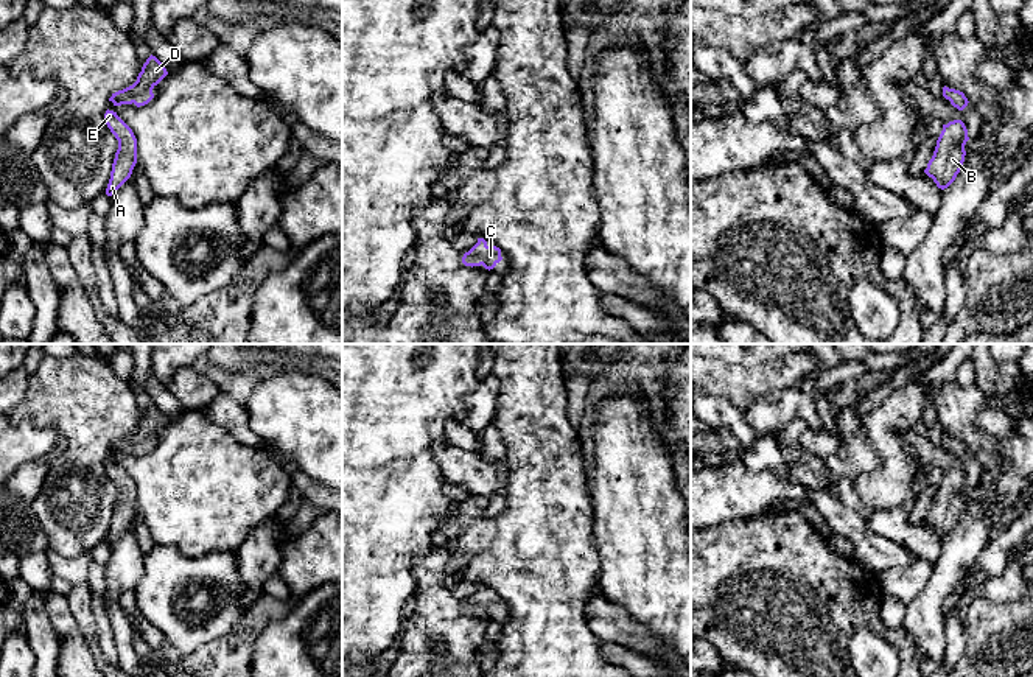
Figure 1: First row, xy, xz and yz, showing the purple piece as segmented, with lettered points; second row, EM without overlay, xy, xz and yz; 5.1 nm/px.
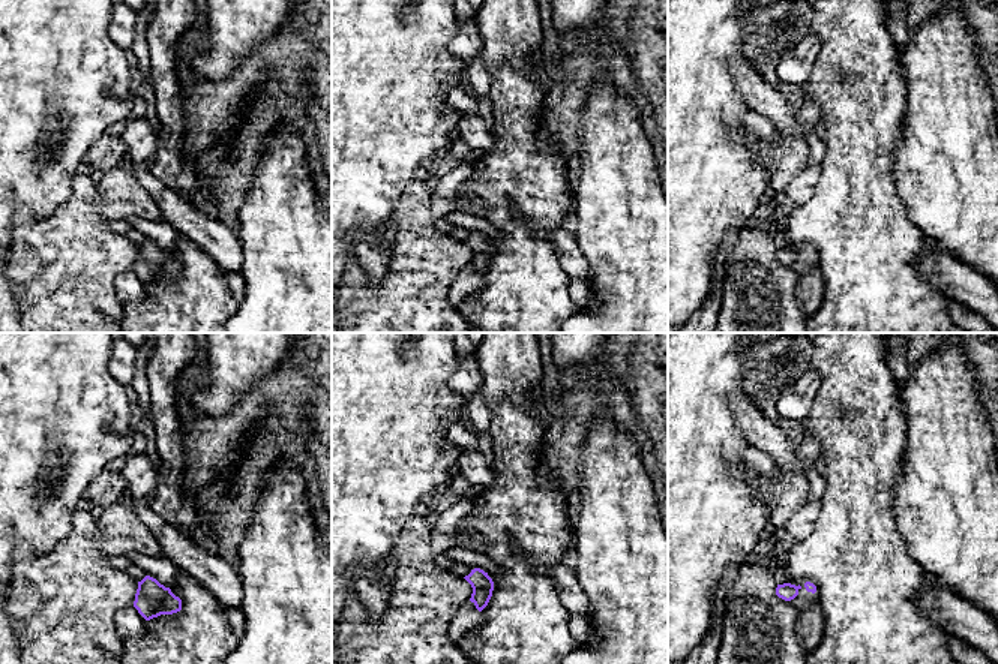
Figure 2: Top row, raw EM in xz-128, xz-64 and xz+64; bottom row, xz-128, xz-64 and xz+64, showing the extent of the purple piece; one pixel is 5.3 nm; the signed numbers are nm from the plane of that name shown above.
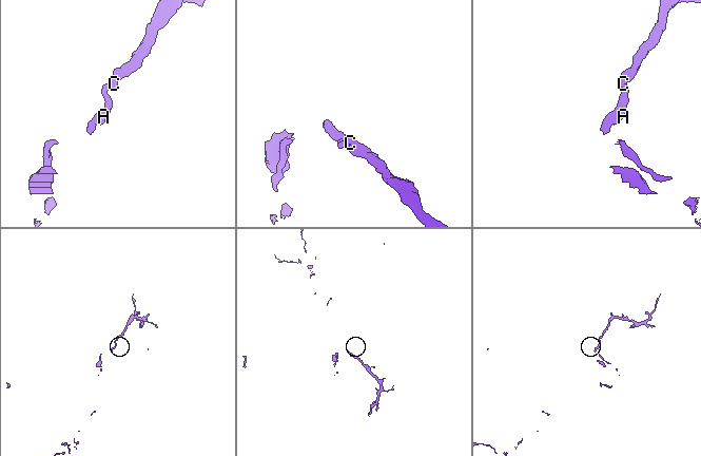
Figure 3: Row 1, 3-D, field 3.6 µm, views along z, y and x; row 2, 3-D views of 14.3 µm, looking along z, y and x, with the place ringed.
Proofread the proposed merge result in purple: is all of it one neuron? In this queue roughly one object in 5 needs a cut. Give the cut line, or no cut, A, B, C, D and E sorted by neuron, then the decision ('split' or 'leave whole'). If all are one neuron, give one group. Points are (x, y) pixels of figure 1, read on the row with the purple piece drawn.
cut none; groups A B C D E; leave whole

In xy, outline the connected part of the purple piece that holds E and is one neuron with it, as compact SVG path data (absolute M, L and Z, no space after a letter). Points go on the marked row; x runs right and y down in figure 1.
M106 110L104 121L118 140L106 195L112 196L132 174L137 163L137 139L132 129L114 110Z

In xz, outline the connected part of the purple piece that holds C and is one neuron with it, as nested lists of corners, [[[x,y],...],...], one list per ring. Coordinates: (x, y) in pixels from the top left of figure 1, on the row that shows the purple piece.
[[[478,238],[478,243],[462,257],[462,263],[465,266],[473,268],[482,265],[488,271],[493,269],[501,260],[501,249],[488,246],[484,238]]]

